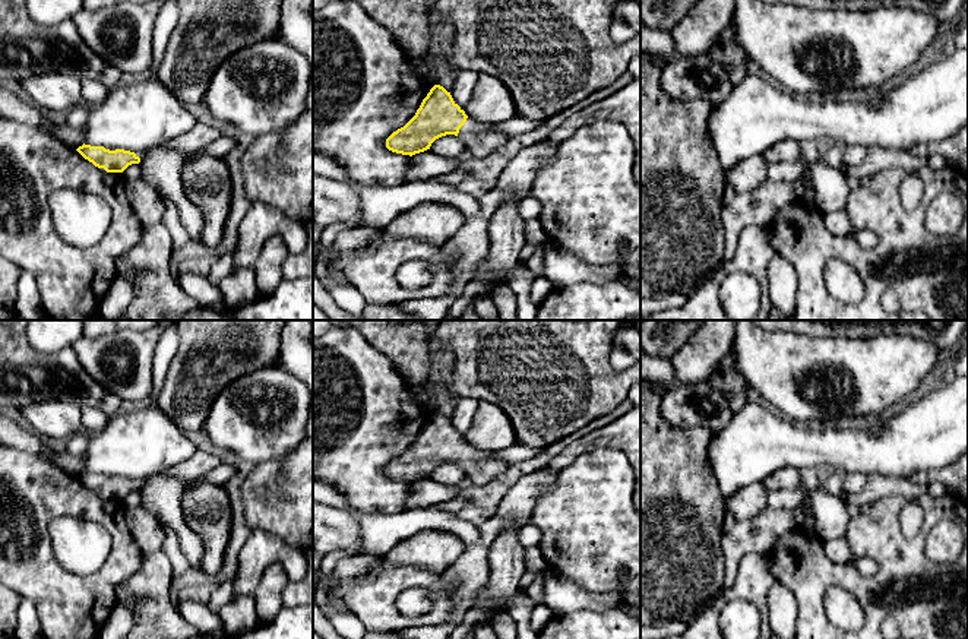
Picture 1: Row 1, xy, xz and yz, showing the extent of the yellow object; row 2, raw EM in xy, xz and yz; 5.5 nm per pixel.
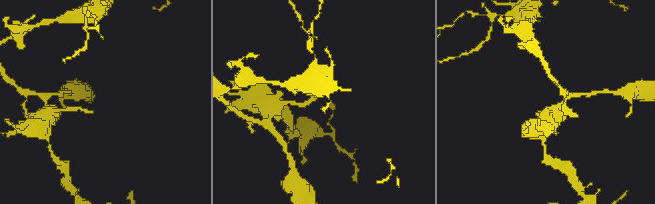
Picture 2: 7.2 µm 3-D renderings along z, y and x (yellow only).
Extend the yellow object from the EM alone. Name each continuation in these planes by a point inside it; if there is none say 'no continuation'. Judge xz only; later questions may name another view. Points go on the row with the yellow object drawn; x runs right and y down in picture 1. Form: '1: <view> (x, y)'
1: xz (481, 139)

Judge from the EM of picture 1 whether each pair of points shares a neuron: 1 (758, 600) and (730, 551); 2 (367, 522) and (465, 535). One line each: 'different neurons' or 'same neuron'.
1: different neurons
2: same neuron

